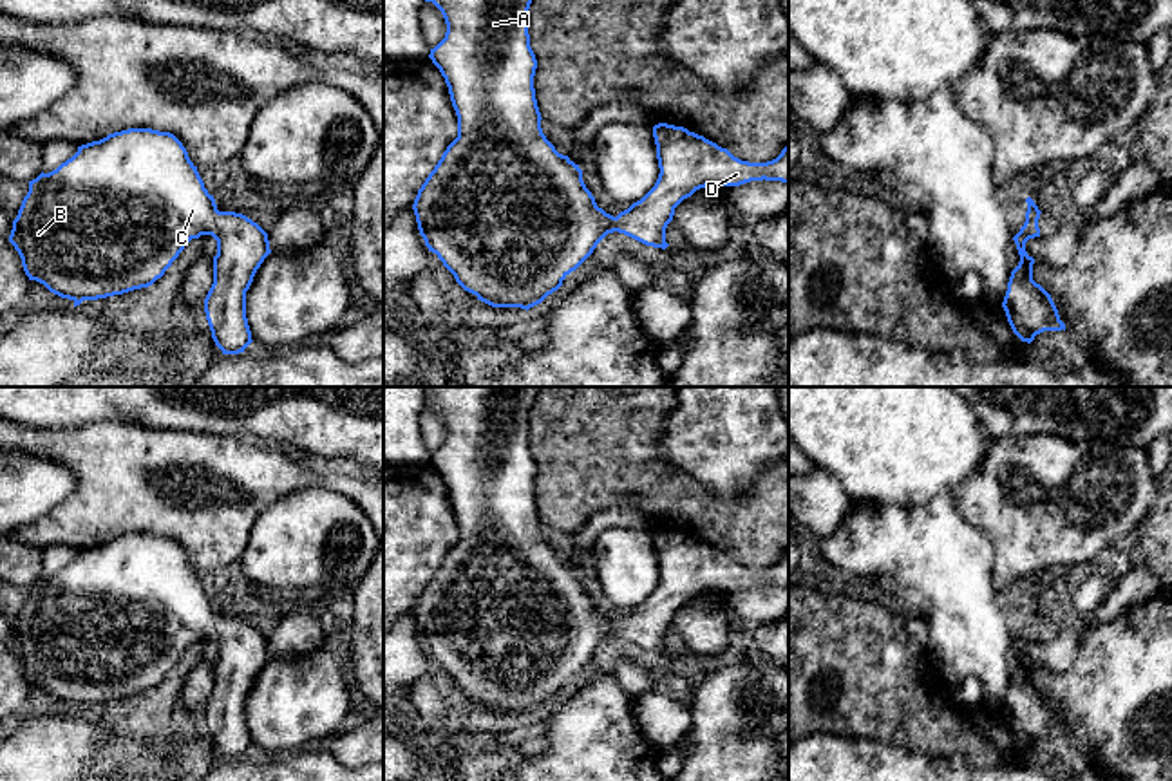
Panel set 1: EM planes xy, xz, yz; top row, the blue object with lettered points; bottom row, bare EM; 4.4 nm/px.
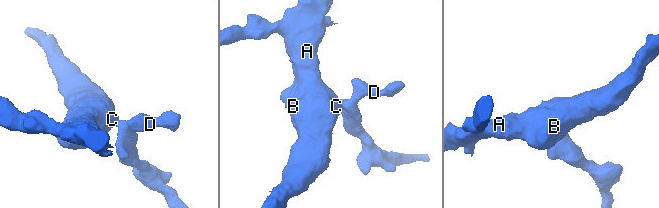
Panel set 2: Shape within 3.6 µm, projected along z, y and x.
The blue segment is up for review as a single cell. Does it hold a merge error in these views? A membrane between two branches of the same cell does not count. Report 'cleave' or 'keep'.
keep

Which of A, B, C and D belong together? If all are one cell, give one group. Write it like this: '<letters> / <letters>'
A B C D

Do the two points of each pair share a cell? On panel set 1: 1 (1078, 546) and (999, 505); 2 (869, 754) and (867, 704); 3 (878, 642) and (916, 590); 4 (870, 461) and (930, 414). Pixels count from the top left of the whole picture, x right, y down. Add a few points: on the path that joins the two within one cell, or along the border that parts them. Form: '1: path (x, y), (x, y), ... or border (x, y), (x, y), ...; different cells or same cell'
1: path (1058, 526), (1040, 508), (1019, 508); same cell
2: border (827, 734), (876, 738), (908, 751); different cells
3: border (883, 601), (903, 608); different cells
4: path (885, 447), (897, 434), (910, 434), (916, 429); same cell

